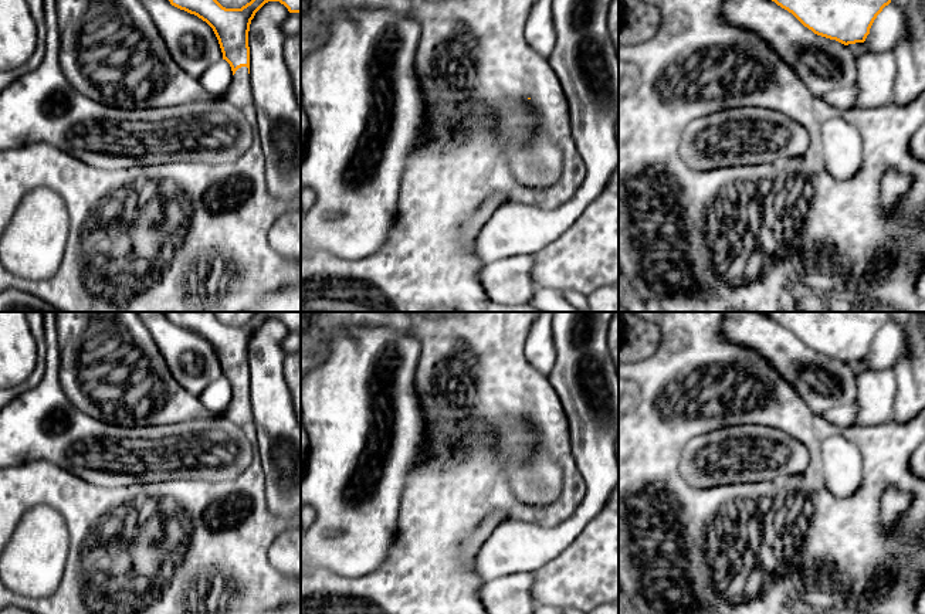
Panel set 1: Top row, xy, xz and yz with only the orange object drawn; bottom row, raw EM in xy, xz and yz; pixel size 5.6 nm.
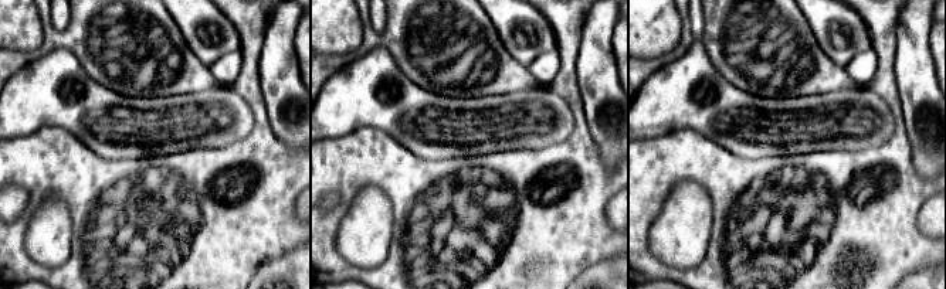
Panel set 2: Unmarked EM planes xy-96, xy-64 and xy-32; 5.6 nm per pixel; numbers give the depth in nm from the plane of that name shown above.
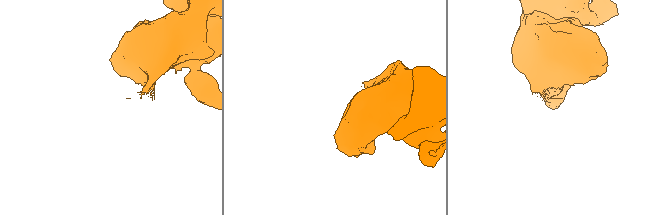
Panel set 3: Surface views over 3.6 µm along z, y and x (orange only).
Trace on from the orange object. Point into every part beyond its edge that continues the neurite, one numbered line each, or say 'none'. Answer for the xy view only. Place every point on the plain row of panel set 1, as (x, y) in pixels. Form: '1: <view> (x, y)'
1: xy (240, 410)

